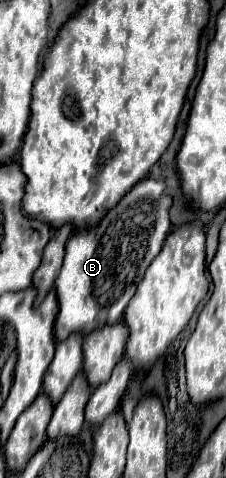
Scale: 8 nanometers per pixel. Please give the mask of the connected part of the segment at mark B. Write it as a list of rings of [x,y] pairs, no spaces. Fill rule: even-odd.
[[[144,178],[102,218],[96,228],[80,230],[70,238],[66,244],[64,266],[56,278],[56,342],[66,340],[70,334],[86,336],[102,326],[122,320],[136,286],[168,236],[170,204],[172,200],[164,196],[164,182]]]

